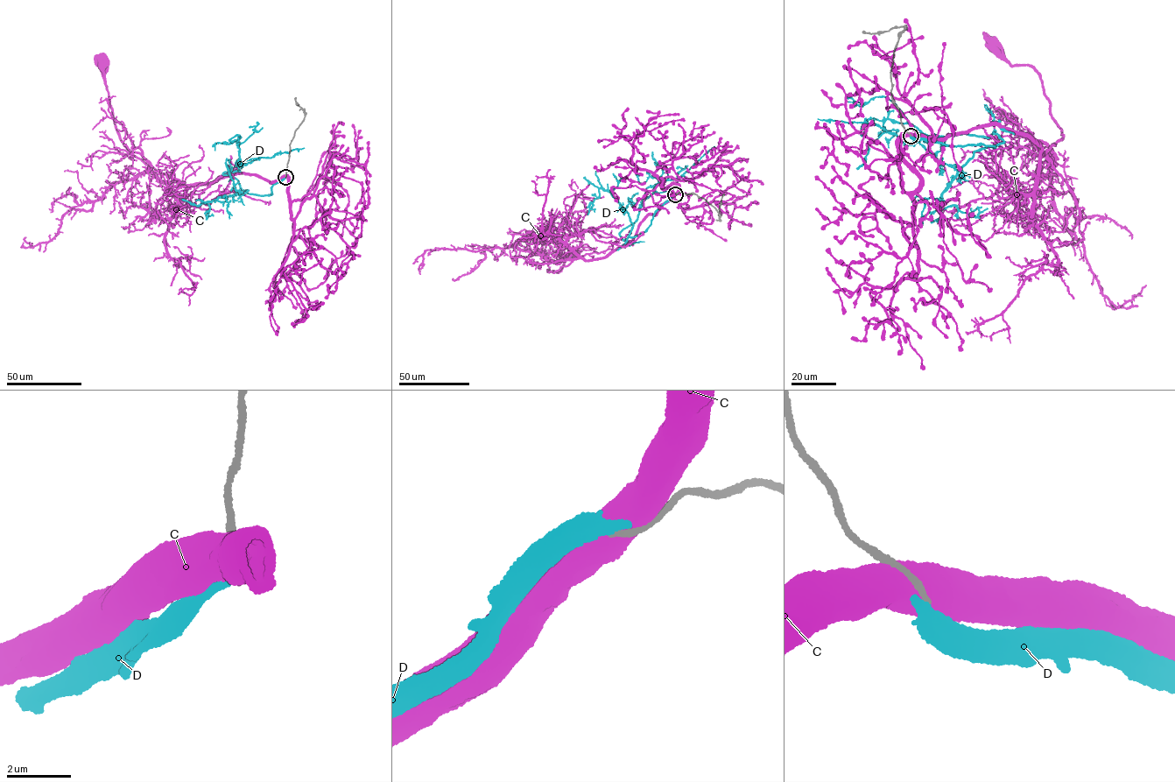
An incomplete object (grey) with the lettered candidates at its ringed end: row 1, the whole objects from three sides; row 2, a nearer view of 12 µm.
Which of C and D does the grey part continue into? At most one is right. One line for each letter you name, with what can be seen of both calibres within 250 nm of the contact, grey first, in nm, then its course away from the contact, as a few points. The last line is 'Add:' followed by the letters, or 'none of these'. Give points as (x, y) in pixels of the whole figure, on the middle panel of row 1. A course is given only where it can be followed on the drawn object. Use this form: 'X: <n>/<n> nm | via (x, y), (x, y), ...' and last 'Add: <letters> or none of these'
Add: none of these

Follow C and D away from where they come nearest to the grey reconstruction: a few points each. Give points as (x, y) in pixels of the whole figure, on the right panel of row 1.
C: (909, 134), (936, 142), (995, 124), (1032, 139), (1044, 155), (1061, 140), (1040, 74), (1012, 66), (990, 43)
D: (911, 136), (954, 146), (1003, 142), (995, 132), (966, 132), (909, 145), (865, 121), (818, 118)

